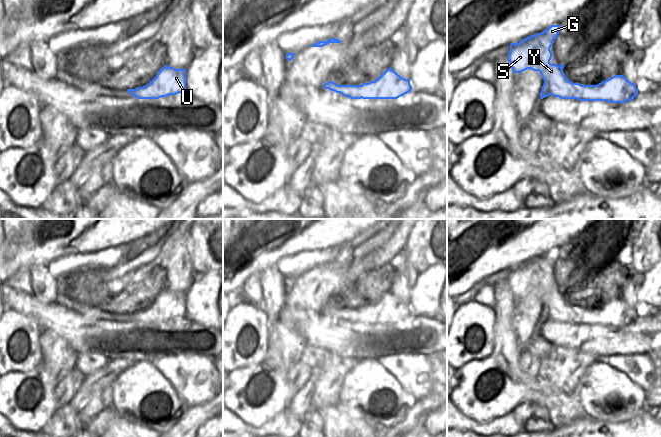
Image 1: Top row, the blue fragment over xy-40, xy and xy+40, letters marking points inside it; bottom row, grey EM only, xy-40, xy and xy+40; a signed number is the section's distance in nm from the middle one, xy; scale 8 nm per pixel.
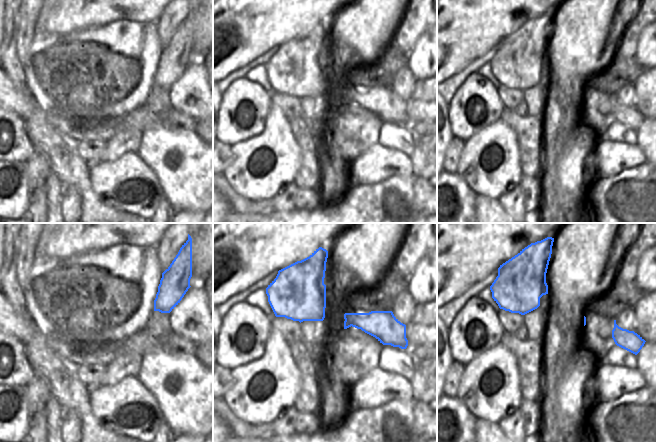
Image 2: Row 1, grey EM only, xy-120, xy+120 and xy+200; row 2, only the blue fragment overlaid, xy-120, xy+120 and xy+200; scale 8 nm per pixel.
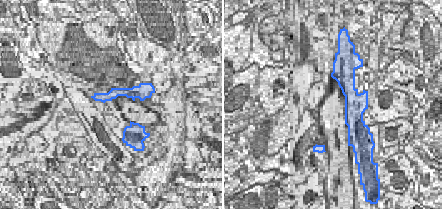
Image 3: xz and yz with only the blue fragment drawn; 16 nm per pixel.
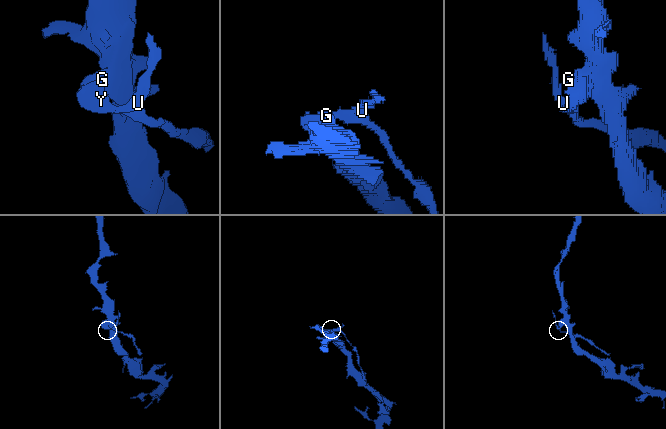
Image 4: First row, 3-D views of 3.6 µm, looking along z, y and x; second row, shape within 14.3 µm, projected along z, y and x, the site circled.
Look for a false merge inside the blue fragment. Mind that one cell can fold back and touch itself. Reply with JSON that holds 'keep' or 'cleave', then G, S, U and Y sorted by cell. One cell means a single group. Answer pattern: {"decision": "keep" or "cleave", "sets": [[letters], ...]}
{"decision": "cleave", "sets": [["G", "S", "Y"], ["U"]]}

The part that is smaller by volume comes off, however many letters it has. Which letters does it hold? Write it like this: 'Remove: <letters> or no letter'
Remove: U

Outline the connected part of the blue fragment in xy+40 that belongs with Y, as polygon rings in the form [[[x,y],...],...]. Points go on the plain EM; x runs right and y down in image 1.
[[[551,249],[545,255],[531,259],[519,267],[511,267],[507,279],[510,290],[514,297],[521,297],[527,293],[540,296],[544,304],[540,316],[541,323],[551,319],[561,323],[586,325],[581,318],[586,309],[569,305],[563,296],[564,287],[560,290],[550,287],[550,272],[559,256],[560,249]]]

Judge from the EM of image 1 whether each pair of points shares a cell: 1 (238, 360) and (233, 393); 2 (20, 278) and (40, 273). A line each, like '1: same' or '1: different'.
1: different
2: different

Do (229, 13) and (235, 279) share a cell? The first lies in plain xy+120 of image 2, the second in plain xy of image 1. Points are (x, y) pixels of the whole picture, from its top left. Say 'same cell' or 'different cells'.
same cell

